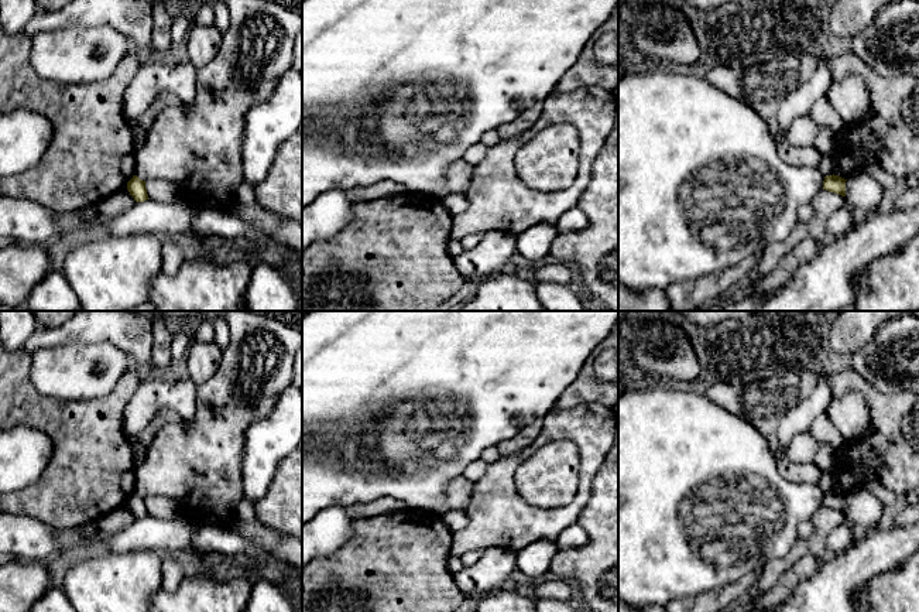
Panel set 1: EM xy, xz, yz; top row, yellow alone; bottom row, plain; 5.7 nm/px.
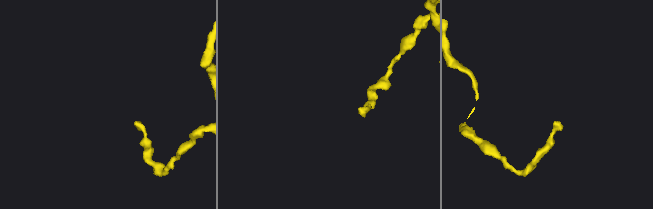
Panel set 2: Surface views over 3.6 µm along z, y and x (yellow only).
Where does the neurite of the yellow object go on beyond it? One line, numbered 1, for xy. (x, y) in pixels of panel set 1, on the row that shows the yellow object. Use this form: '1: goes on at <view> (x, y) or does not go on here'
1: does not go on here

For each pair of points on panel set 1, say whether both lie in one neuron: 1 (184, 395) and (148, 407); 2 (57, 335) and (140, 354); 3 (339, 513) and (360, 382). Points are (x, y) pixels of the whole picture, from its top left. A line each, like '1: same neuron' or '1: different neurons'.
1: same neuron
2: same neuron
3: different neurons

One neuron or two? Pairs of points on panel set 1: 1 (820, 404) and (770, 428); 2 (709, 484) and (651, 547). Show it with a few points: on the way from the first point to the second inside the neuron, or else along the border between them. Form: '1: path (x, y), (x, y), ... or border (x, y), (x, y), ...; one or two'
1: border (801, 400), (781, 419), (778, 448), (775, 451); two
2: path (693, 499), (661, 532); one

